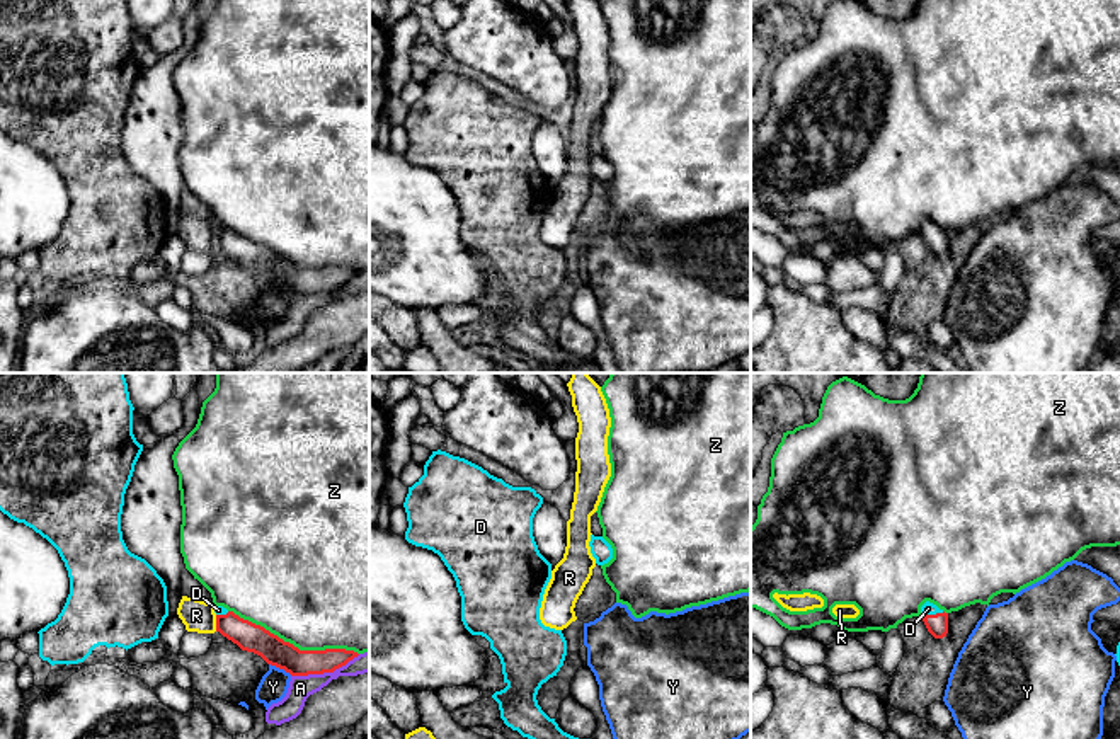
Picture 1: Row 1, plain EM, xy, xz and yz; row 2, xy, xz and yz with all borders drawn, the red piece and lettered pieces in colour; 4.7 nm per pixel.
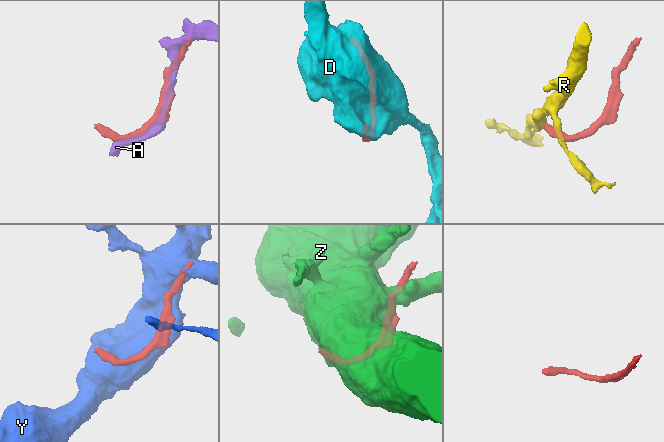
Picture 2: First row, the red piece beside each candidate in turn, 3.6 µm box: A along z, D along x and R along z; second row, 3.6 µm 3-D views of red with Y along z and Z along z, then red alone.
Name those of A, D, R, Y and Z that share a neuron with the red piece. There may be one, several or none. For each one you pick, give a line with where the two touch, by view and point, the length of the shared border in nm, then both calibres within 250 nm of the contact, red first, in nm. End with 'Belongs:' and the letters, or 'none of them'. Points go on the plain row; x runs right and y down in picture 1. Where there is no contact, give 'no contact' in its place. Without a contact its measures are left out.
D: meets red in yz at (933, 234); contact 110 nm long; 100 nm thick on the red side, 60 nm on the other
Belongs: D

